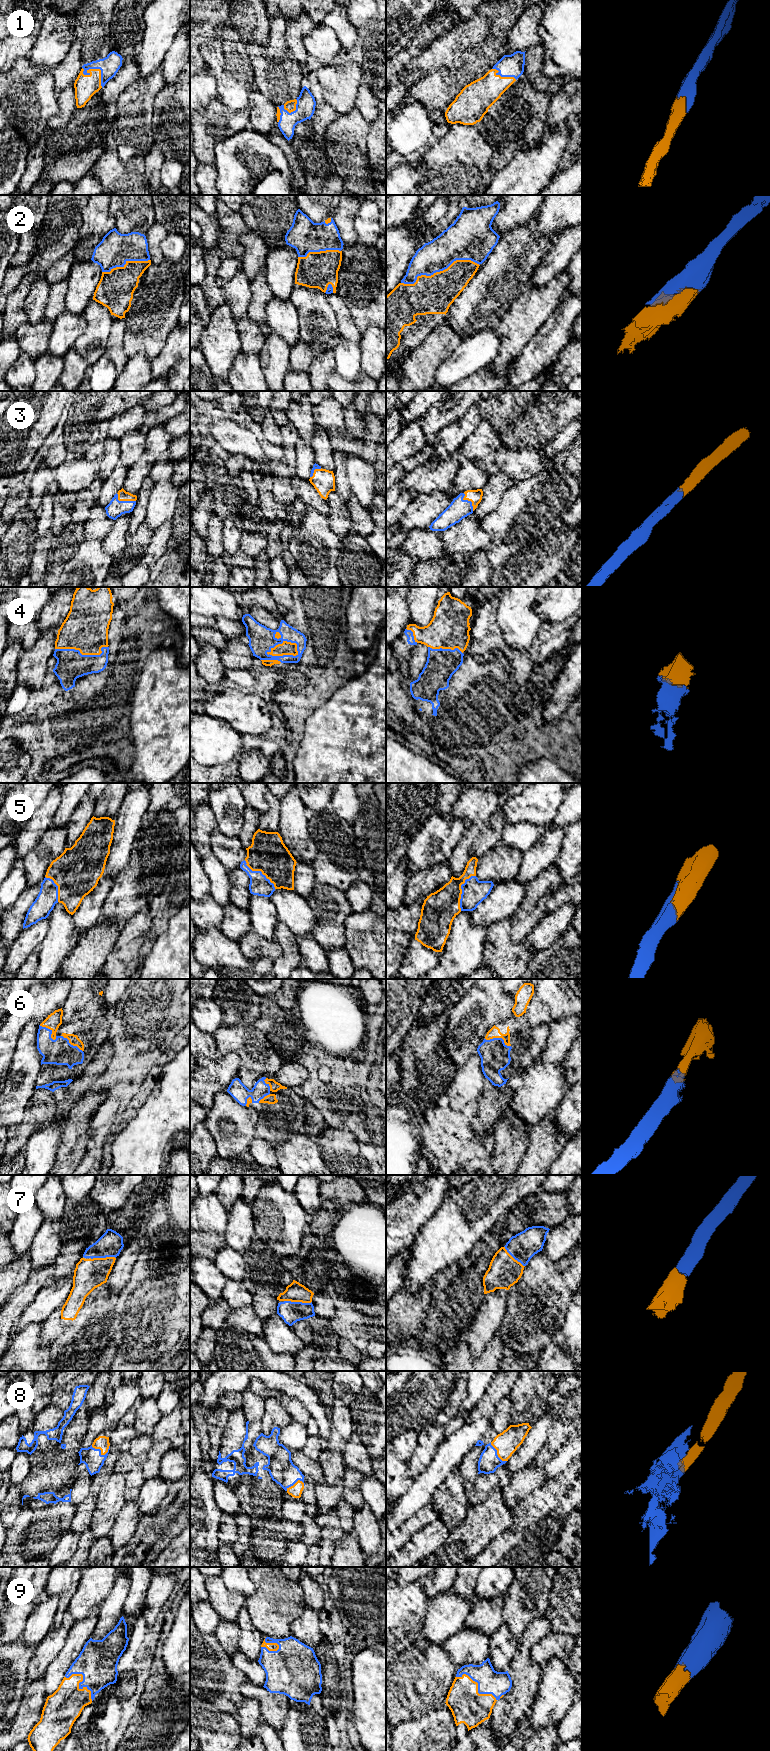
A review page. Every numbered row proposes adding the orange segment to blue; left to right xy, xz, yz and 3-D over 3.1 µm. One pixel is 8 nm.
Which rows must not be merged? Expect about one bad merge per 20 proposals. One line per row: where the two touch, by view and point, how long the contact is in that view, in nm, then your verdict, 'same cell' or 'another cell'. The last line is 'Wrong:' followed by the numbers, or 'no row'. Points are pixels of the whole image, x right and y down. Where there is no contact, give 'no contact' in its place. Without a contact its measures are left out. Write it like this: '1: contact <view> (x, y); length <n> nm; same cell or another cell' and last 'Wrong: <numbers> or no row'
1: contact xy (96, 68); length 240 nm; same cell
2: contact yz (439, 271); length 650 nm; same cell
3: contact xy (124, 501); length 170 nm; same cell
4: contact xz (281, 643); length 260 nm; same cell
5: contact yz (462, 890); length 320 nm; same cell
6: contact yz (498, 1038); length 220 nm; same cell
7: contact xz (298, 1302); length 220 nm; same cell
8: contact xy (100, 1452); length 150 nm; same cell
9: contact xy (79, 1683); length 300 nm; same cell
Wrong: no row

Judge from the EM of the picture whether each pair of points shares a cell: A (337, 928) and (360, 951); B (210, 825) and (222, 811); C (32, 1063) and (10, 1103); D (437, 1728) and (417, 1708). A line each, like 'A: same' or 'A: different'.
A: different
B: different
C: same
D: different

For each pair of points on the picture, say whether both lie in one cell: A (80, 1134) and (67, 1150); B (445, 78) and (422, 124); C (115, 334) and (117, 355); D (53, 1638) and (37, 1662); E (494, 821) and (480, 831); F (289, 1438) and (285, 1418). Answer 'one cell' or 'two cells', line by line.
A: one cell
B: two cells
C: one cell
D: one cell
E: one cell
F: two cells

